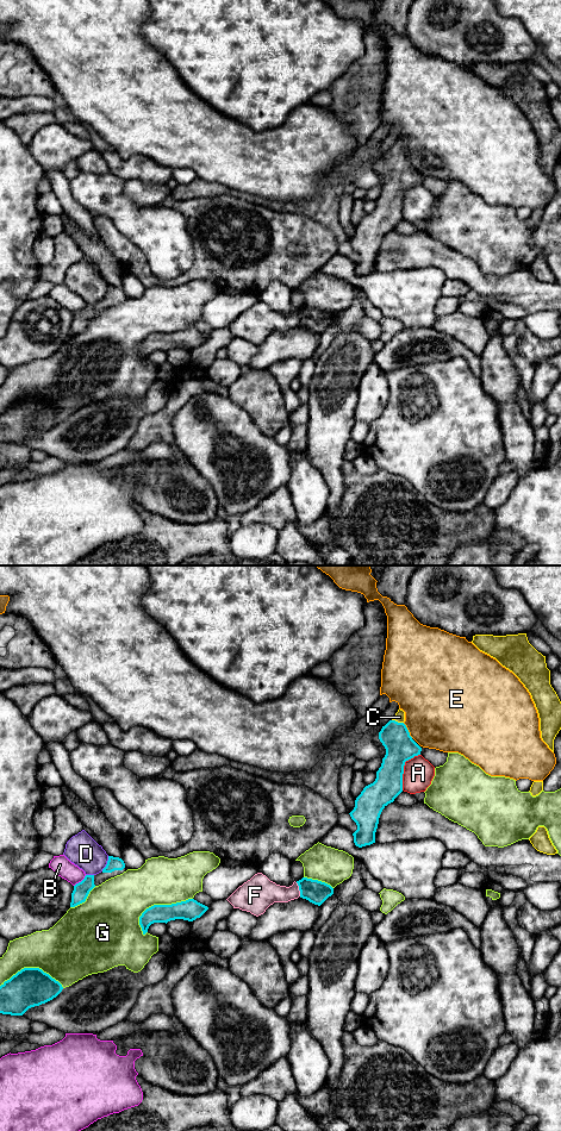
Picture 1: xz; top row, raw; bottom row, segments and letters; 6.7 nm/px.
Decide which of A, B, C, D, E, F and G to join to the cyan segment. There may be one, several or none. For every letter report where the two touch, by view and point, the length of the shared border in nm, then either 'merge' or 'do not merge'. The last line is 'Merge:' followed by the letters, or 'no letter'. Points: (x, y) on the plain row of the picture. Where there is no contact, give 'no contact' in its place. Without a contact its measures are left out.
A: xz (403, 198) | 280 nm | do not merge
B: xz (81, 310) | 120 nm | do not merge
C: xz (397, 150) | 80 nm | merge
D: xz (107, 292) | 120 nm | do not merge
E: xz (407, 158) | 120 nm | do not merge
F: xz (299, 318) | 100 nm | do not merge
G: xz (156, 333) | 420 nm | do not merge
Merge: C

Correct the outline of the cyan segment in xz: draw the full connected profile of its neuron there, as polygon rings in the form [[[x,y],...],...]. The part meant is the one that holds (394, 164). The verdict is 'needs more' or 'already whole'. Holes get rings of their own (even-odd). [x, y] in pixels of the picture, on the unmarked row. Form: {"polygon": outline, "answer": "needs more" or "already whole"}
{"polygon": [[[399,137],[393,148],[379,161],[386,183],[376,200],[375,210],[363,217],[349,242],[357,254],[353,264],[359,276],[375,271],[382,238],[403,220],[405,190],[420,183],[422,176],[412,168],[404,150],[405,140]]], "answer": "needs more"}

